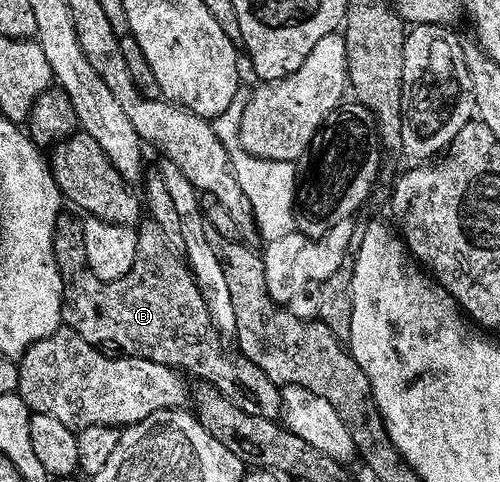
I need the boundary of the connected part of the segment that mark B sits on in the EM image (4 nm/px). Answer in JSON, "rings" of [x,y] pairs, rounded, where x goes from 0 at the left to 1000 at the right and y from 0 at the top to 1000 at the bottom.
{"rings":[[[134,444],[112,450],[108,535],[128,595],[128,624],[120,637],[118,662],[134,678],[146,680],[158,697],[172,701],[172,710],[218,734],[292,743],[366,768],[378,782],[392,780],[384,784],[428,799],[436,811],[452,817],[452,826],[460,826],[460,834],[468,834],[468,842],[492,851],[492,859],[528,863],[536,871],[552,871],[560,863],[560,805],[530,772],[516,768],[508,751],[484,737],[464,741],[440,716],[444,693],[424,668],[420,643],[404,618],[400,595],[392,591],[392,579],[384,573],[384,558],[376,554],[370,533],[336,500],[332,485],[324,485],[324,469],[316,469],[312,456],[296,452],[278,467],[270,483],[276,519],[268,552],[234,581],[198,581],[176,558],[172,519],[164,502],[166,475],[168,467],[158,454],[150,456]]]}

